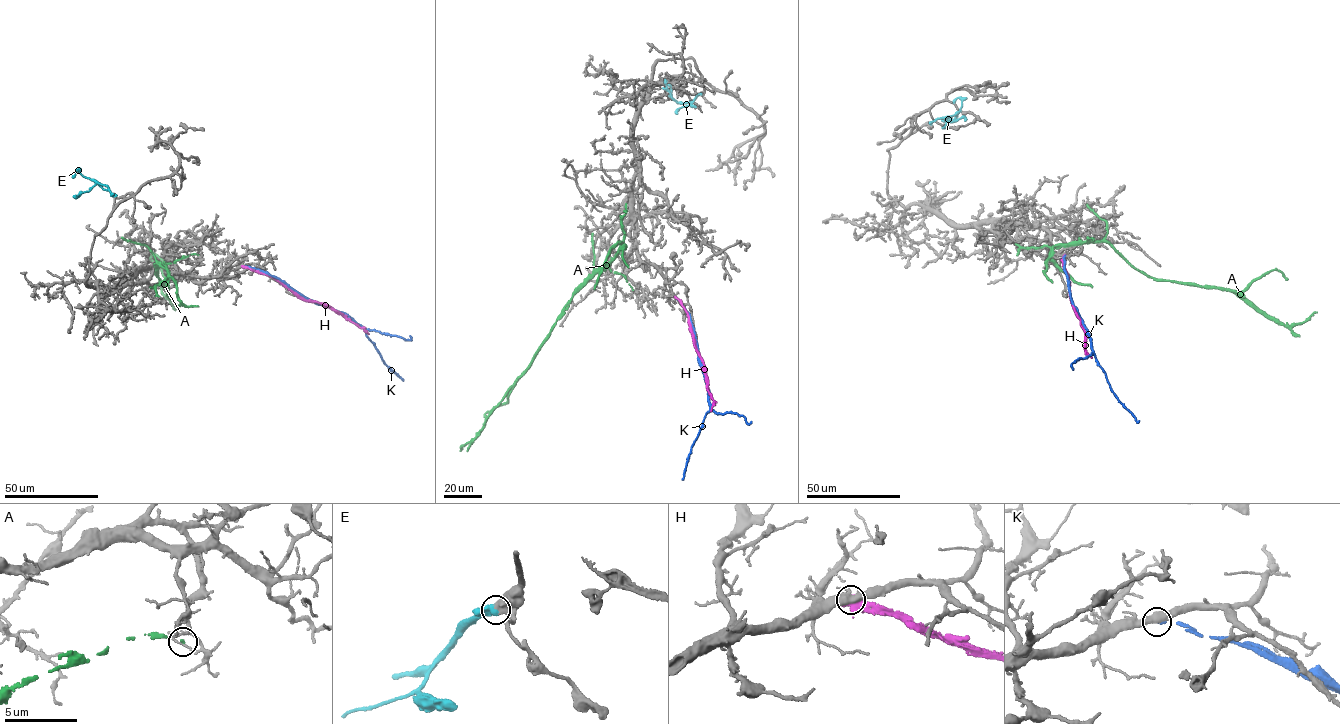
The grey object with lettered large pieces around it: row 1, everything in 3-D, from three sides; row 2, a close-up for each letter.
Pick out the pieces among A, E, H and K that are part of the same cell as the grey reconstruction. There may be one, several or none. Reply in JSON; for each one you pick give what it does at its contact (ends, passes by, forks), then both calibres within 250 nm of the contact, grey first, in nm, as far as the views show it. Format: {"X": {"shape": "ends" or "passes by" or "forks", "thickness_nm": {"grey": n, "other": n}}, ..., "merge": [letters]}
{"E": {"shape": "ends", "thickness_nm": {"grey": 700, "other": 650}}, "merge": ["E"]}

